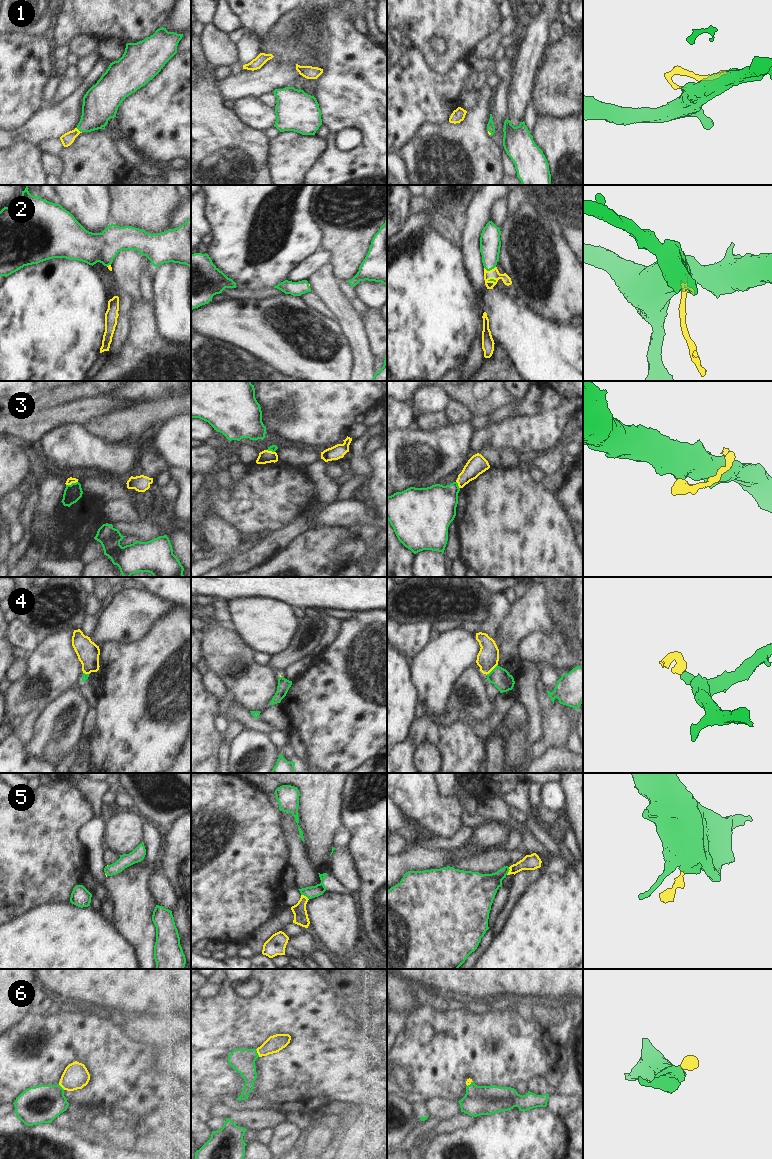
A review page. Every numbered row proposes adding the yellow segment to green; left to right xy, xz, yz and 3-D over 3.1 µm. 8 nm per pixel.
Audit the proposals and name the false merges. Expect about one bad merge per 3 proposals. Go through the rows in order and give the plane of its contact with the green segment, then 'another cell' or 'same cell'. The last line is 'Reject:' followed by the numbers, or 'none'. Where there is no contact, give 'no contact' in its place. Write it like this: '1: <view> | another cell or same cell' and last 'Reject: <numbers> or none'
1: xy | same cell
2: yz | same cell
3: xy | another cell
4: yz | another cell
5: xz | same cell
6: xz | same cell
Reject: 3, 4

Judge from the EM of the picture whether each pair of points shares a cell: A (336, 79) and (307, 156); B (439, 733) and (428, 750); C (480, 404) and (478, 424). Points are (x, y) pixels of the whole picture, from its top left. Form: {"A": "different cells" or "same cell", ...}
{"A": "different cells", "B": "different cells", "C": "different cells"}

